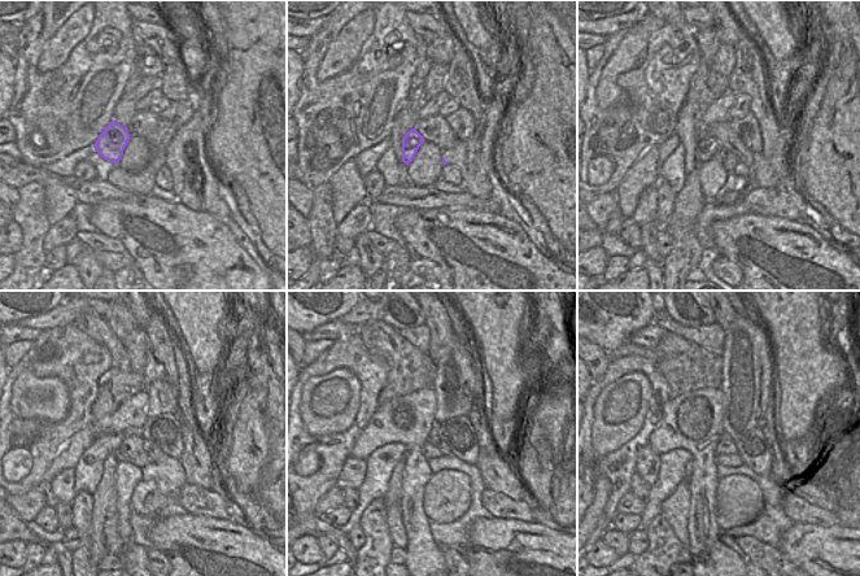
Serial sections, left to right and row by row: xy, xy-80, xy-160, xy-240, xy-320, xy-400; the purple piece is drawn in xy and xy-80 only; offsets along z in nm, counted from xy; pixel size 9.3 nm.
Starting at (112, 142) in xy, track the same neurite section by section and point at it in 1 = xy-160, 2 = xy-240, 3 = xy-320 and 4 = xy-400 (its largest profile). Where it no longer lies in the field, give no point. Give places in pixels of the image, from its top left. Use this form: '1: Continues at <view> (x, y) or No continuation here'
1: Continues at xy-160 (708, 147)
2: Continues at xy-240 (131, 449)
3: Continues at xy-320 (430, 452)
4: Continues at xy-400 (725, 459)

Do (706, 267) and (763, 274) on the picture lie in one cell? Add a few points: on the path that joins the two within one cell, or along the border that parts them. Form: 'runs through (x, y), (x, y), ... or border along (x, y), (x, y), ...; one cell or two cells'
border along (714, 249), (720, 256); two cells

